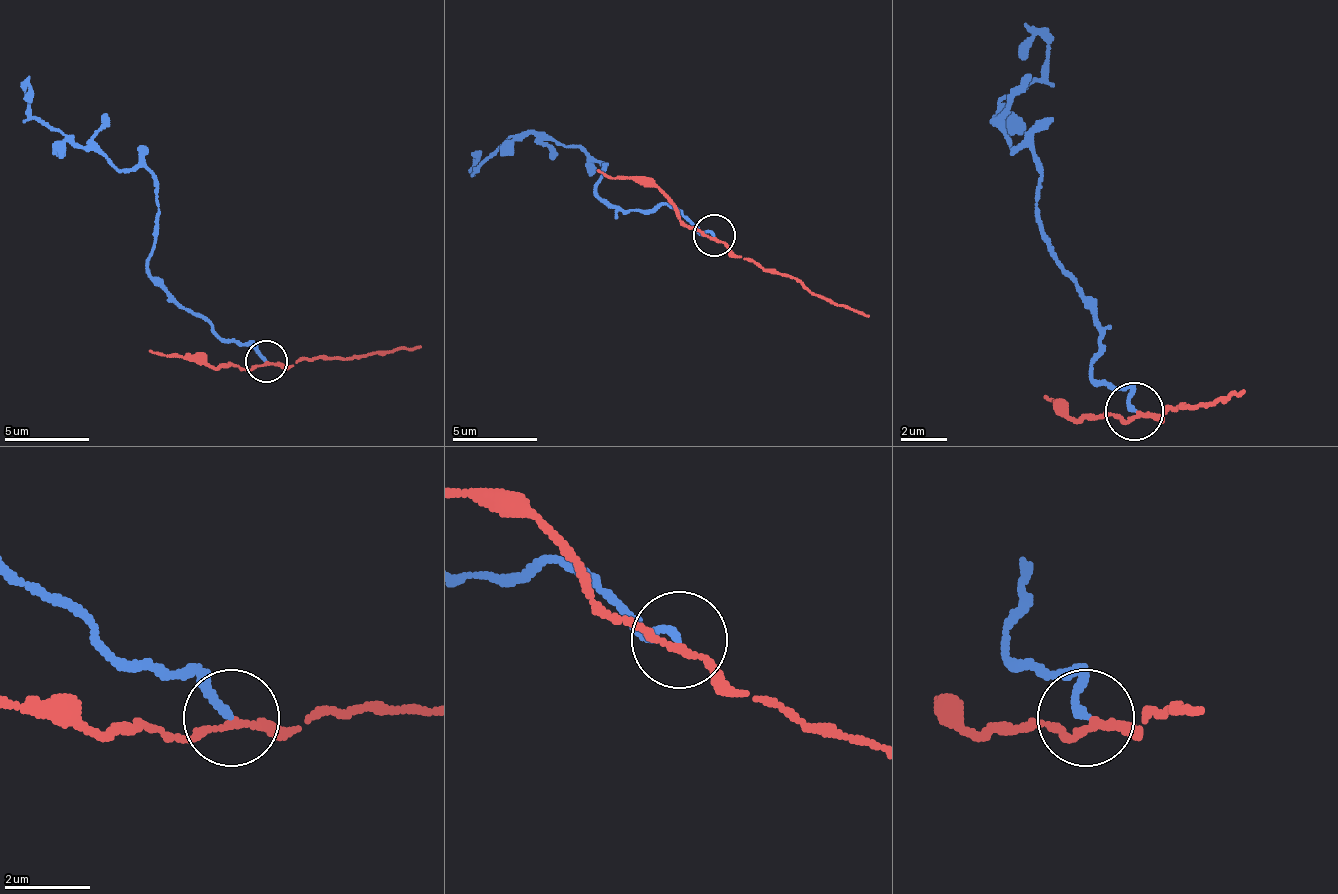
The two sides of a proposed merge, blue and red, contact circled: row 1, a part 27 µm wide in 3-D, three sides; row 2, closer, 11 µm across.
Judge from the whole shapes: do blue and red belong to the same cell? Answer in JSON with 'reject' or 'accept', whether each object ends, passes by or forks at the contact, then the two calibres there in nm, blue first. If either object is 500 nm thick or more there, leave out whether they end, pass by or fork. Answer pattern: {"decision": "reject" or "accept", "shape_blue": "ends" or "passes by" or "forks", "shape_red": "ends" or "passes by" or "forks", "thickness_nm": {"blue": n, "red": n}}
{"decision": "reject", "shape_blue": "ends", "shape_red": "passes by", "thickness_nm": {"blue": 190, "red": 170}}

